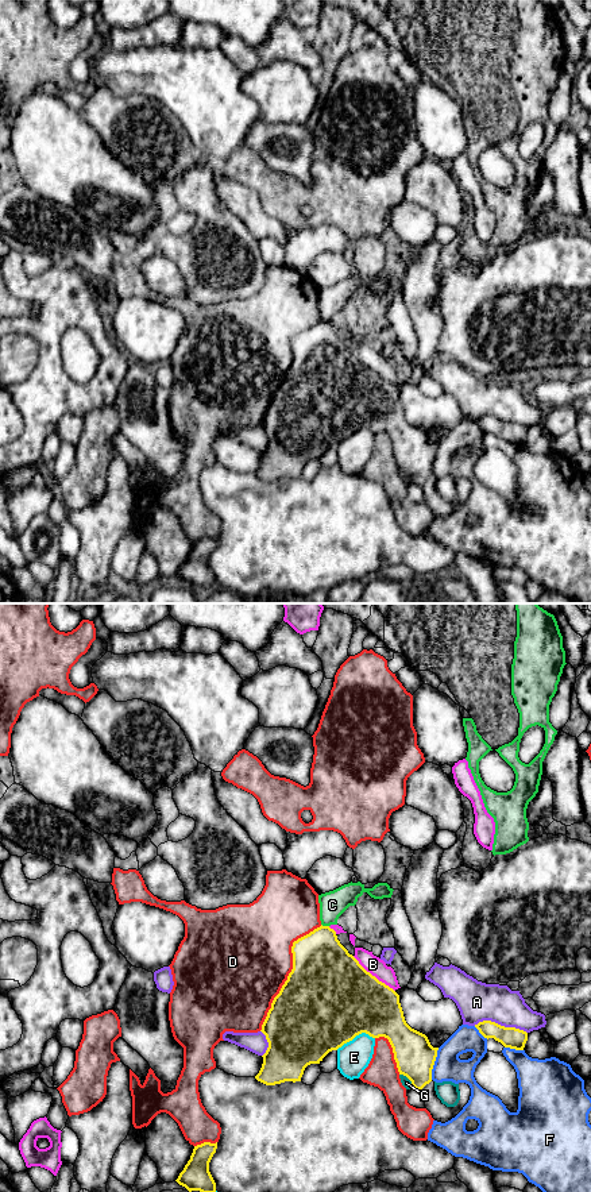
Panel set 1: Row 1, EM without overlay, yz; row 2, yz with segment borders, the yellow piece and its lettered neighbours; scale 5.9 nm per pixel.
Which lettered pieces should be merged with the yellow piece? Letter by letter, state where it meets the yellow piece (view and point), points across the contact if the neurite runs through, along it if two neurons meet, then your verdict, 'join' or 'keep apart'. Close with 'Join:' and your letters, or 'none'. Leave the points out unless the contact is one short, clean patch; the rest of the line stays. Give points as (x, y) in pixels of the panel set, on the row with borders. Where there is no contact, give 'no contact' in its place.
A: contact yz (499, 1025); keep apart
B: contact yz (374, 976); keep apart
C: contact yz (325, 926); border yz (321, 924), (328, 926); keep apart
D: contact yz (290, 972); keep apart
E: contact yz (355, 1036); keep apart
F: contact yz (433, 1064); keep apart
G: contact yz (408, 1077); keep apart
Join: none

